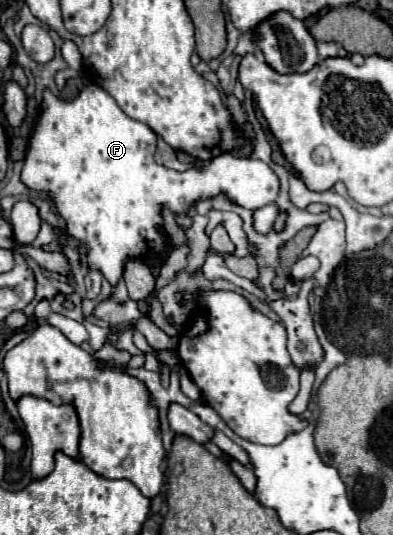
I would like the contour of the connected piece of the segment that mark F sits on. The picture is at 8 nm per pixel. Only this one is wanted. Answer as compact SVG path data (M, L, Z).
M99 86L83 88L81 94L71 102L63 102L51 92L45 92L41 108L43 112L39 116L39 122L29 142L21 180L31 190L47 192L51 196L57 212L67 222L69 234L89 246L89 252L81 256L81 264L101 270L103 276L113 286L123 274L123 266L127 258L139 258L139 256L155 258L169 248L167 238L161 234L161 222L163 222L161 208L169 208L171 212L185 214L187 208L195 204L197 198L215 198L221 192L225 192L235 204L251 210L271 204L277 198L279 180L273 174L273 170L261 160L235 158L229 152L225 152L213 158L209 166L205 168L195 166L187 172L175 172L165 166L159 166L153 158L155 144L157 144L155 132L143 122L129 118L117 106L117 102L113 102L113 98Z

